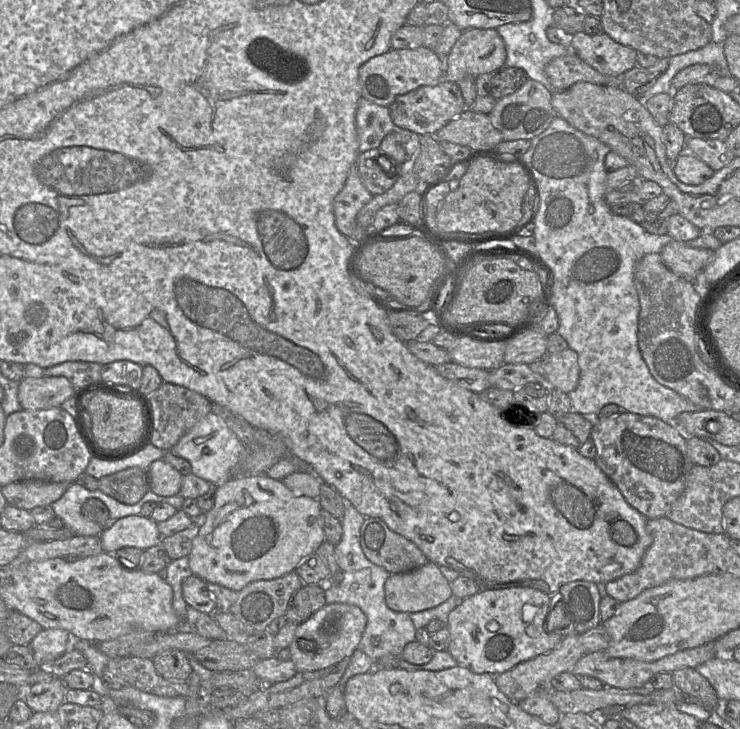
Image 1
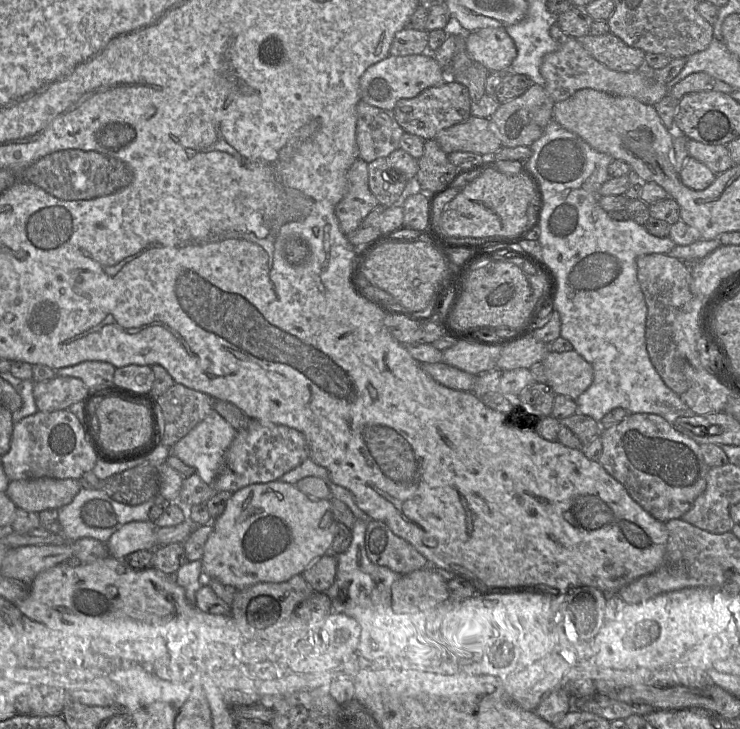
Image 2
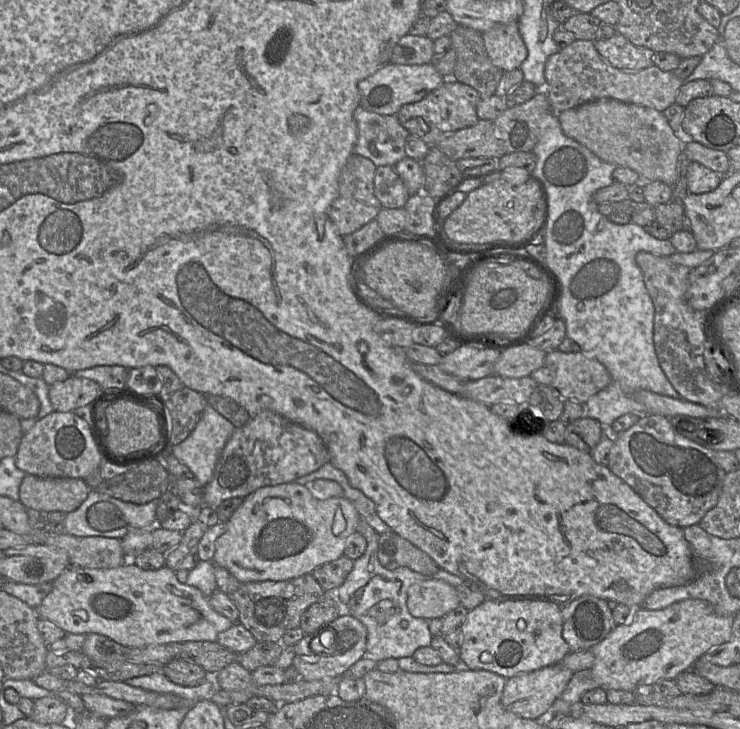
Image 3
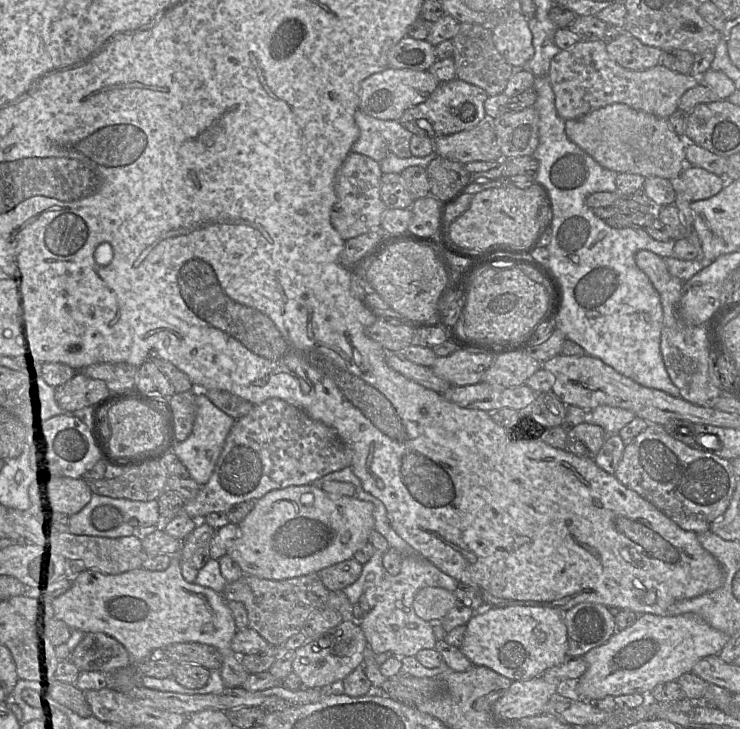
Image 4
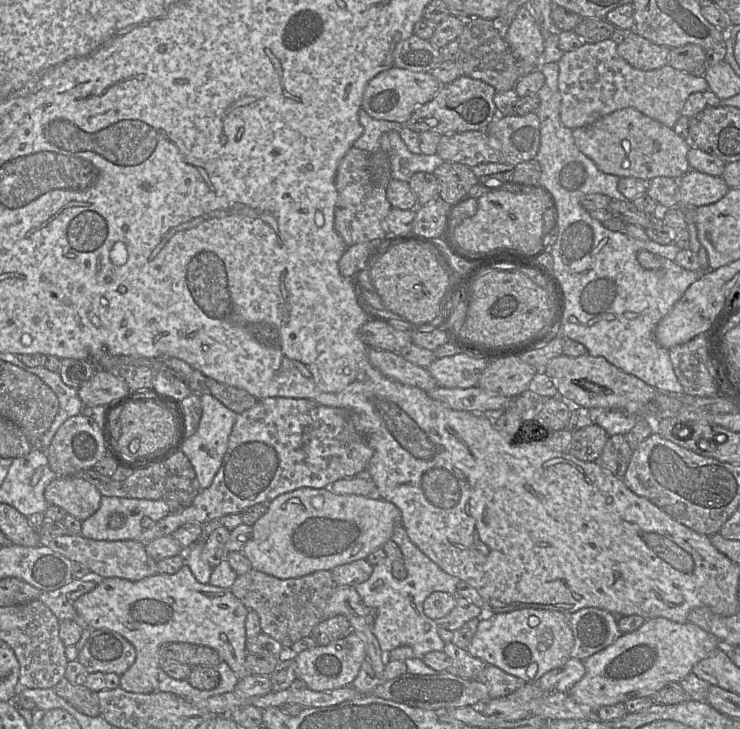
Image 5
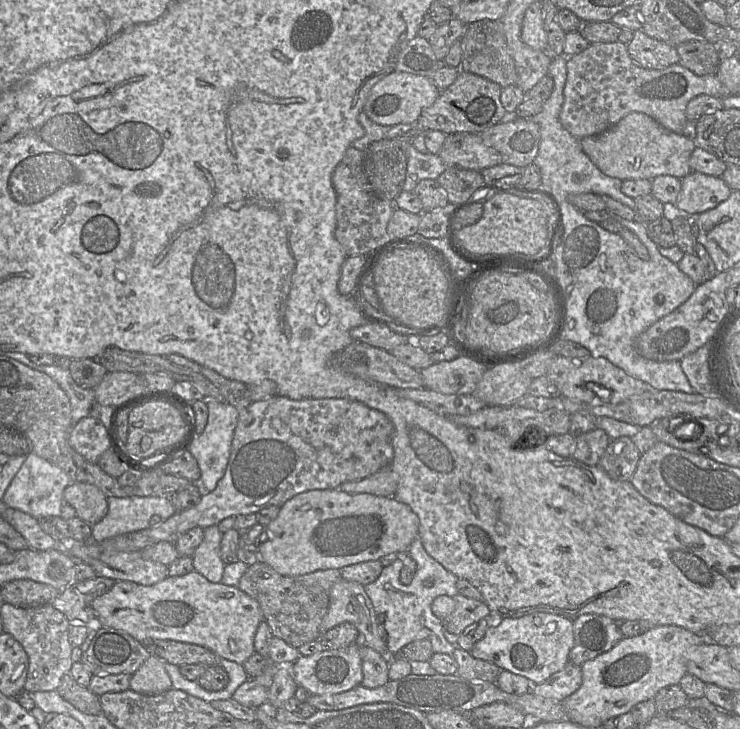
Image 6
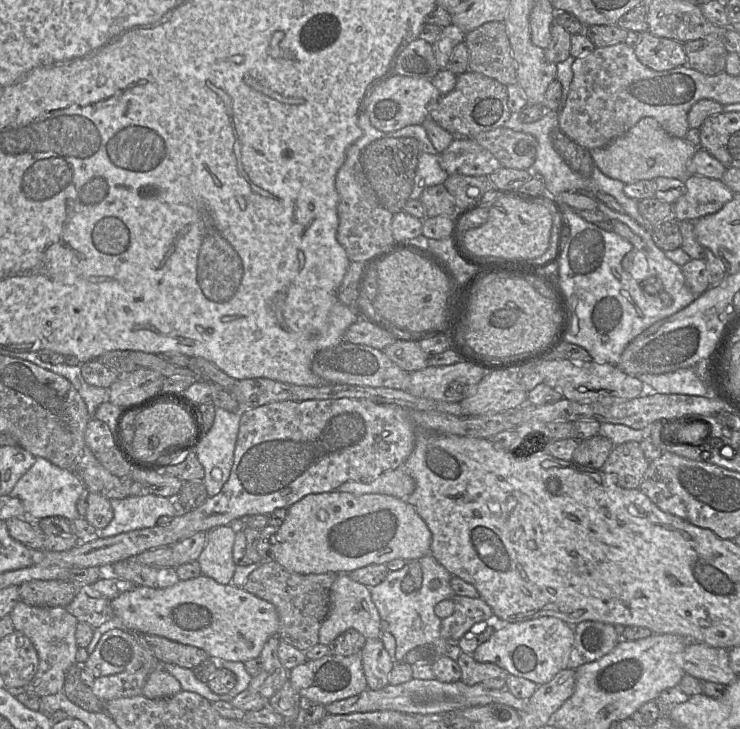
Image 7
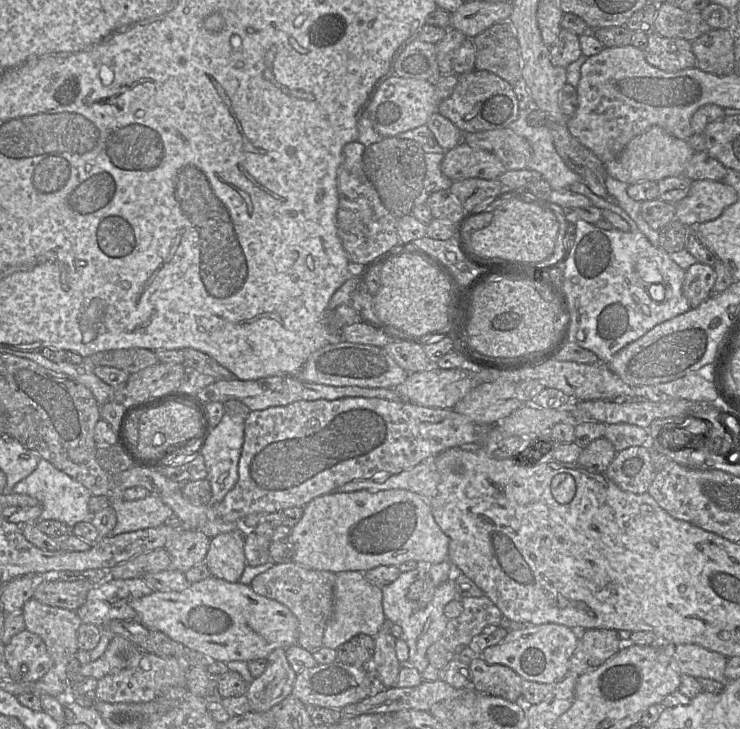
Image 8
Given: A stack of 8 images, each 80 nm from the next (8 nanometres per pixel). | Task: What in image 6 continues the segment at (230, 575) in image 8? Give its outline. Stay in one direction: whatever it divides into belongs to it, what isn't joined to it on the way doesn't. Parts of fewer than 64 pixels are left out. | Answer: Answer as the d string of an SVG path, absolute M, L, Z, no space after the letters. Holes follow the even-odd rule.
M217 525L204 528L203 540L192 555L194 571L212 583L221 582L226 565L220 556L222 536L223 532Z

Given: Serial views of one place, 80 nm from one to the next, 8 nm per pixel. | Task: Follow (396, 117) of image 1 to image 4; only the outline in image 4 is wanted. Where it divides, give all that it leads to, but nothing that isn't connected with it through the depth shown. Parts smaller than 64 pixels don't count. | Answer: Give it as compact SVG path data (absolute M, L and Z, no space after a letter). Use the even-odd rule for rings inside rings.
M455 78L440 83L426 101L405 110L398 121L413 134L436 139L477 126L486 118L484 103L487 98L482 88Z

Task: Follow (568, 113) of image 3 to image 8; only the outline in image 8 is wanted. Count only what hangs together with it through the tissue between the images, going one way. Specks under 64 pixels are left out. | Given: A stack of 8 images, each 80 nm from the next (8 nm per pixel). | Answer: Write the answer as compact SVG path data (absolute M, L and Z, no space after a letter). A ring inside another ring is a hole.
M652 126L634 137L617 158L603 164L607 176L627 184L643 181L658 182L668 177L685 176L685 169L694 153L686 140L670 135L659 126Z

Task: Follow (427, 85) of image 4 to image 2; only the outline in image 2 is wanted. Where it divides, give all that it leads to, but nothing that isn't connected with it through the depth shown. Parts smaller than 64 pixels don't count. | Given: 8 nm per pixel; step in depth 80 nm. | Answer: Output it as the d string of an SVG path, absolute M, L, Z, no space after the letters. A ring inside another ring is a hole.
M433 54L389 55L368 67L361 76L361 100L380 109L393 111L400 99L414 98L423 90L439 86L446 80L446 70L438 64Z

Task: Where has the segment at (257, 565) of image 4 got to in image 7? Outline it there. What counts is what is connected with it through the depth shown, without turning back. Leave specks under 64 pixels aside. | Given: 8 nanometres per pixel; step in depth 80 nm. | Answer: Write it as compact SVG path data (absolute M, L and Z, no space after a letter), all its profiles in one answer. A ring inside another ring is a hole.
M348 492L309 494L287 509L287 515L271 536L270 558L299 574L350 573L371 564L394 559L419 560L430 554L431 531L415 507L403 499L385 494L355 495Z

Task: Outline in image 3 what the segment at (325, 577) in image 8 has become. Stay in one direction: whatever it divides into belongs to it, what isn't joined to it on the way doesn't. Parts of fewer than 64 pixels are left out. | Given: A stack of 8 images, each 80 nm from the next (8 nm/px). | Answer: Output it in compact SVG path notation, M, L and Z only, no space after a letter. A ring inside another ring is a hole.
M305 574L286 581L241 583L229 596L239 611L238 623L249 630L258 642L281 642L287 631L299 628L304 611L325 594L312 574Z

